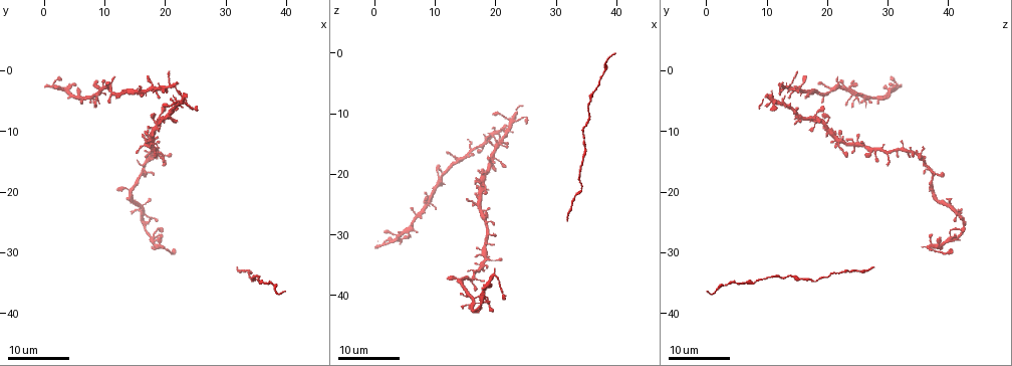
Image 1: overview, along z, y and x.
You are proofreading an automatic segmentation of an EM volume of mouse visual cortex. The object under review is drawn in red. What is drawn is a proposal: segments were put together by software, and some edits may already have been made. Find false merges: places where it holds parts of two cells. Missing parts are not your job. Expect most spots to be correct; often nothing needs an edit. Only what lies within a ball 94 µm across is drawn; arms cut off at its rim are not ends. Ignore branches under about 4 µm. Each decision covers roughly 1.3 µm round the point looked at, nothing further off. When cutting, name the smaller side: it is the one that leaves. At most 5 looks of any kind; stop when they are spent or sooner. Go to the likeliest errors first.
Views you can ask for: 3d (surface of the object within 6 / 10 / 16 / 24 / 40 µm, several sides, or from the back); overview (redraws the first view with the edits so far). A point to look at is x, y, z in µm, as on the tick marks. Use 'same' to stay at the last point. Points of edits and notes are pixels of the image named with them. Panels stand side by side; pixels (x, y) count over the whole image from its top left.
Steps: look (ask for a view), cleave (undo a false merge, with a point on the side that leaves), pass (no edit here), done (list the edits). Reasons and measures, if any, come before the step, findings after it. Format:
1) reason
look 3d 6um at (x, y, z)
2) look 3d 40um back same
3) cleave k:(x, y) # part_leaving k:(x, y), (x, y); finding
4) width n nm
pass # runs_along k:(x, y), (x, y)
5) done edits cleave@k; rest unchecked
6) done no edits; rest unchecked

looks like a crossing
look 3d 16um at (18.5, 27.0, 40.5)

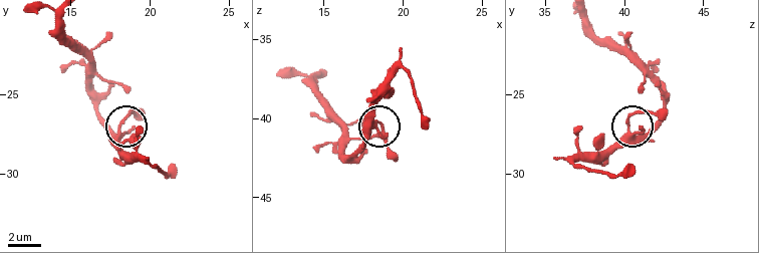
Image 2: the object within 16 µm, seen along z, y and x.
look 3d 10um at (18.1, 27.2, 40.4)

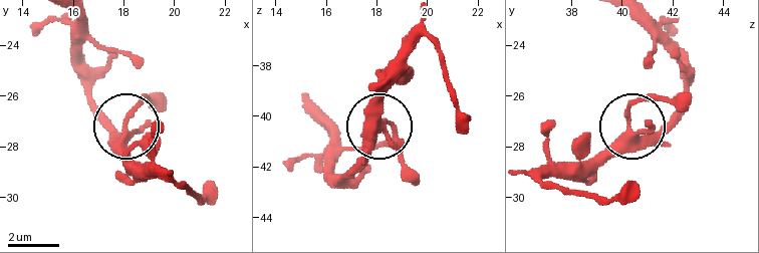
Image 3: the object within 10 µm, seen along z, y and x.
arms 4
pass # runs_along 3:(77, 21), (88, 105), (116, 136), (132, 111), (155, 94); one cell here

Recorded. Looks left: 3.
look 3d 16um at (15.5, 17.5, 37.5)

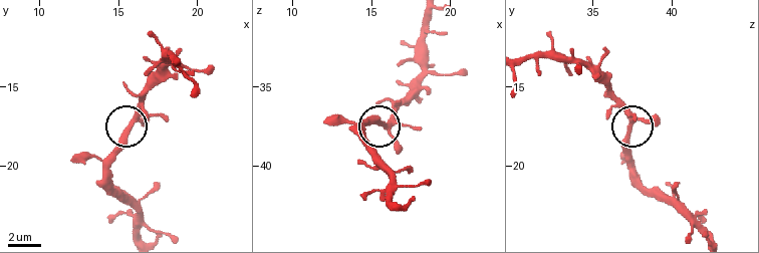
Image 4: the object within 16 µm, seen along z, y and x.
look 3d 6um at (15.8, 17.6, 37.4)

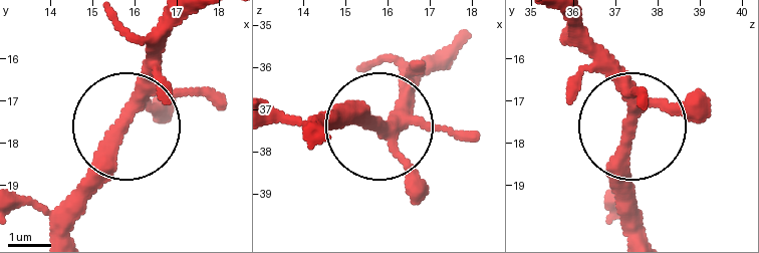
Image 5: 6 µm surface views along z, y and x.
side_arm 70 um
pass # runs_along 5:(116, 121), (174, 24); continuous, no second cell

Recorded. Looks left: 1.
done no edits; rest unchecked

